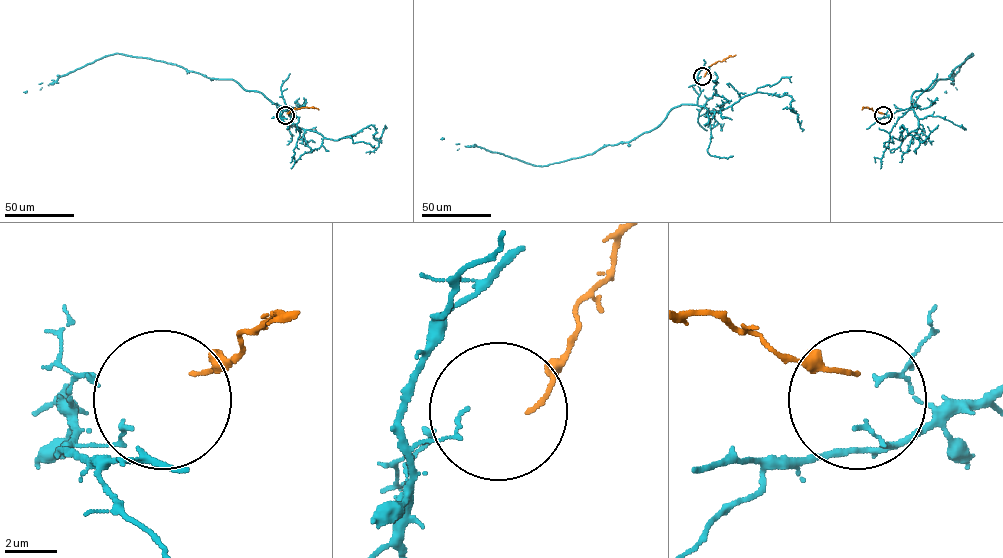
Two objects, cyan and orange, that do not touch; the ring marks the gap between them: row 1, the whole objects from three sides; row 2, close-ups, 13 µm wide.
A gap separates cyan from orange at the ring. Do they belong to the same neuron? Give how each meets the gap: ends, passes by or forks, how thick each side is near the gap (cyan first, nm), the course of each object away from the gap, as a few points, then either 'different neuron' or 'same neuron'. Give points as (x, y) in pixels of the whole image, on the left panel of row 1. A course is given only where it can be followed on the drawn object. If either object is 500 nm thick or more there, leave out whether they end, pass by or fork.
cyan ends | orange ends | 190/170 nm | cyan via (284, 116), (278, 105), (232, 79), (119, 54), (27, 92) | orange via (287, 113), (307, 107), (318, 109) | different neuron

